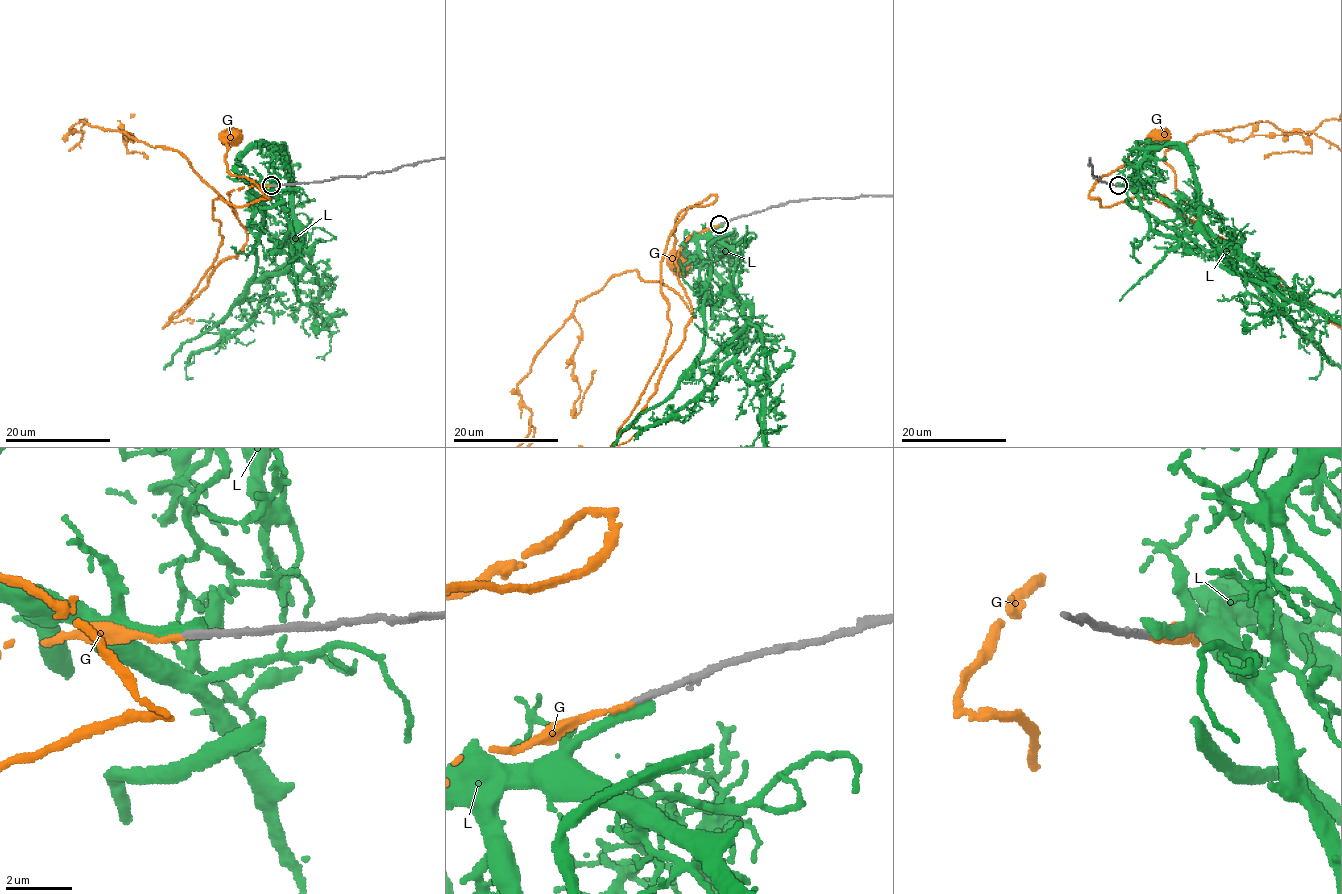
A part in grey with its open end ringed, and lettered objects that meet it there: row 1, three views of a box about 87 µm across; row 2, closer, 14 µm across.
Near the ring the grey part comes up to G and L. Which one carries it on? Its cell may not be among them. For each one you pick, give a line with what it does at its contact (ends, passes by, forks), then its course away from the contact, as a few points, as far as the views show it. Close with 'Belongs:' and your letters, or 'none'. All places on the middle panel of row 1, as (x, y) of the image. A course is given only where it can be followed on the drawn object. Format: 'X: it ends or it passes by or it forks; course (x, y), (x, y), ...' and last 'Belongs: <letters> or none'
G: it ends; course (719, 224), (681, 246), (694, 316), (619, 433), (671, 329), (667, 240), (715, 196), (678, 215), (676, 263)
Belongs: G

